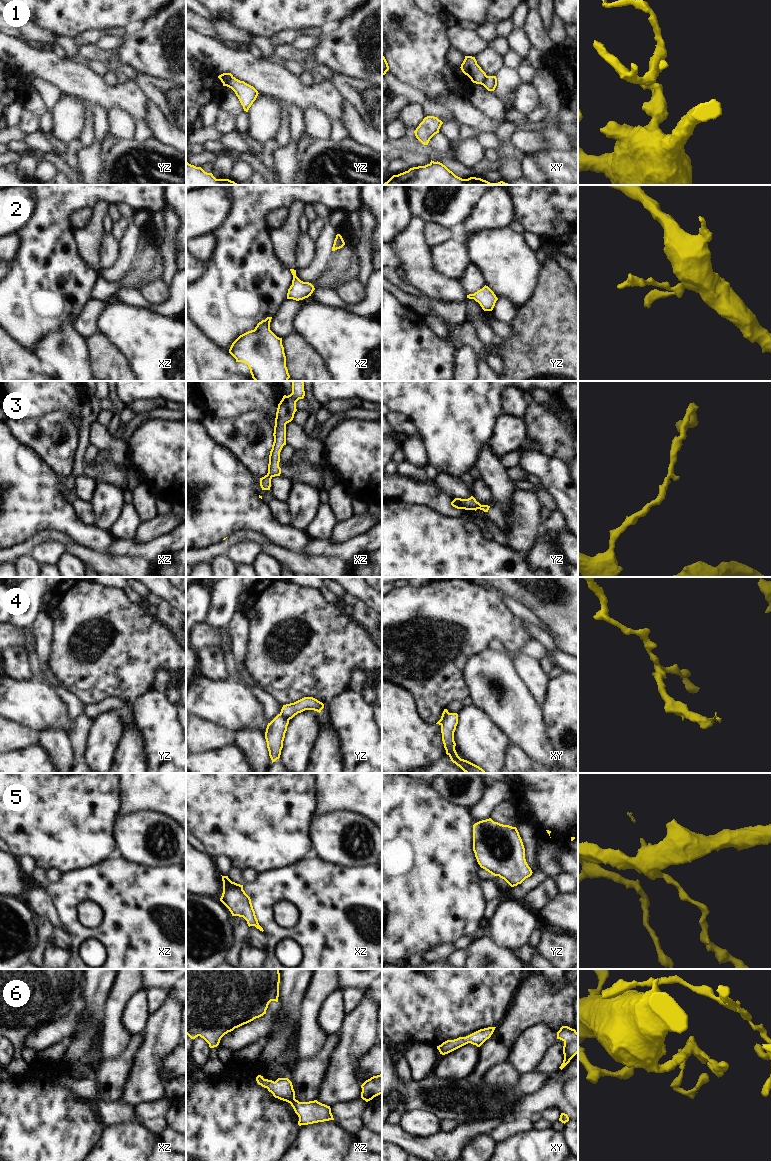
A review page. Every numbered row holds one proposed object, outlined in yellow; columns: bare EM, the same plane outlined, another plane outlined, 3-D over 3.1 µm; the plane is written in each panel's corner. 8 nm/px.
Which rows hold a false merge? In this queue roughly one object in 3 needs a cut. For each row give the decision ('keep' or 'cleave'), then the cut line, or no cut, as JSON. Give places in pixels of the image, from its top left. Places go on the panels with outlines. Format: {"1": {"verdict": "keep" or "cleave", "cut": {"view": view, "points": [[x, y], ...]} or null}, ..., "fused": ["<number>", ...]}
{"1": {"verdict": "cleave", "cut": {"view": "yz", "points": [[219, 75], [225, 79], [233, 77]]}}, "2": {"verdict": "keep", "cut": null}, "3": {"verdict": "keep", "cut": null}, "4": {"verdict": "cleave", "cut": {"view": "xy", "points": [[449, 713], [440, 724]]}}, "5": {"verdict": "keep", "cut": null}, "6": {"verdict": "keep", "cut": null}, "fused": ["1", "4"]}

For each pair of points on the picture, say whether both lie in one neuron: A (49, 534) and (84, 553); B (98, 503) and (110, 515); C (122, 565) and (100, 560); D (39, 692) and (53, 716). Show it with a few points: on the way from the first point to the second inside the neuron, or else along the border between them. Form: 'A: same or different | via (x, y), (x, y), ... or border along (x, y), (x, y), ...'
A: different | border along (73, 541), (64, 544)
B: same | via (101, 504), (107, 512)
C: same | via (117, 565), (105, 565)
D: same | via (39, 698), (39, 702), (47, 710)

